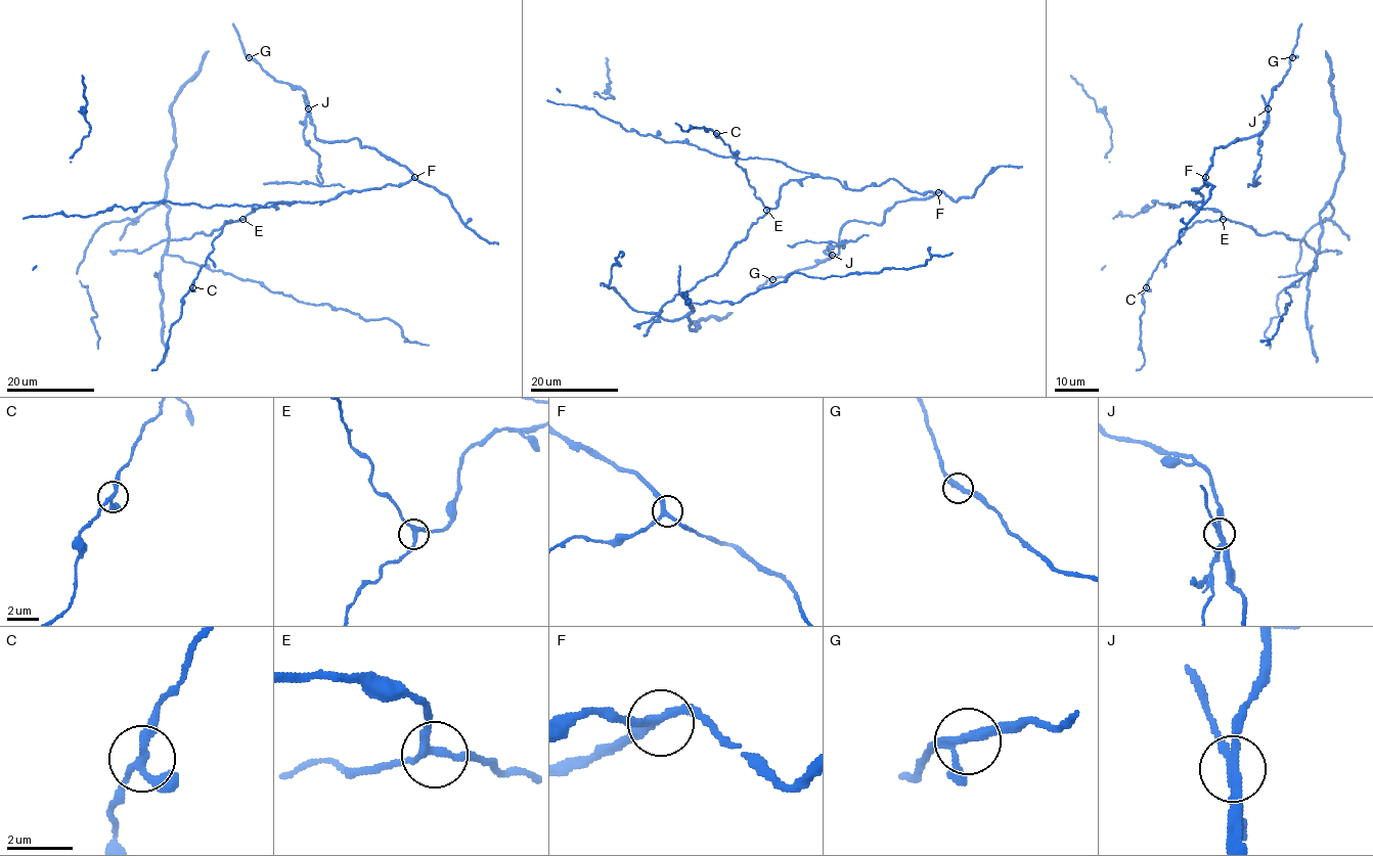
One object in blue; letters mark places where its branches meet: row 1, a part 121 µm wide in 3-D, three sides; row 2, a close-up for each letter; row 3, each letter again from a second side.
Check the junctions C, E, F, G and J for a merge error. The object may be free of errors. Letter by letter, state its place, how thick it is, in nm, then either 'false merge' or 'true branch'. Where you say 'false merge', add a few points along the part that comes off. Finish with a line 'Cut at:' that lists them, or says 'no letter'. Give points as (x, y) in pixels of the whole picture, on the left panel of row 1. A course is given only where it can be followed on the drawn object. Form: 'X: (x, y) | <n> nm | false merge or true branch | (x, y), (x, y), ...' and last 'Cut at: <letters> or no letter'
C: (192, 287) | 240 nm | true branch
E: (242, 219) | 220 nm | true branch
F: (414, 177) | 240 nm | true branch
G: (249, 57) | 240 nm | true branch
J: (308, 108) | 240 nm | false merge | (308, 108), (304, 139), (319, 156), (318, 171), (322, 181), (318, 184), (304, 181), (264, 184)
Cut at: J

